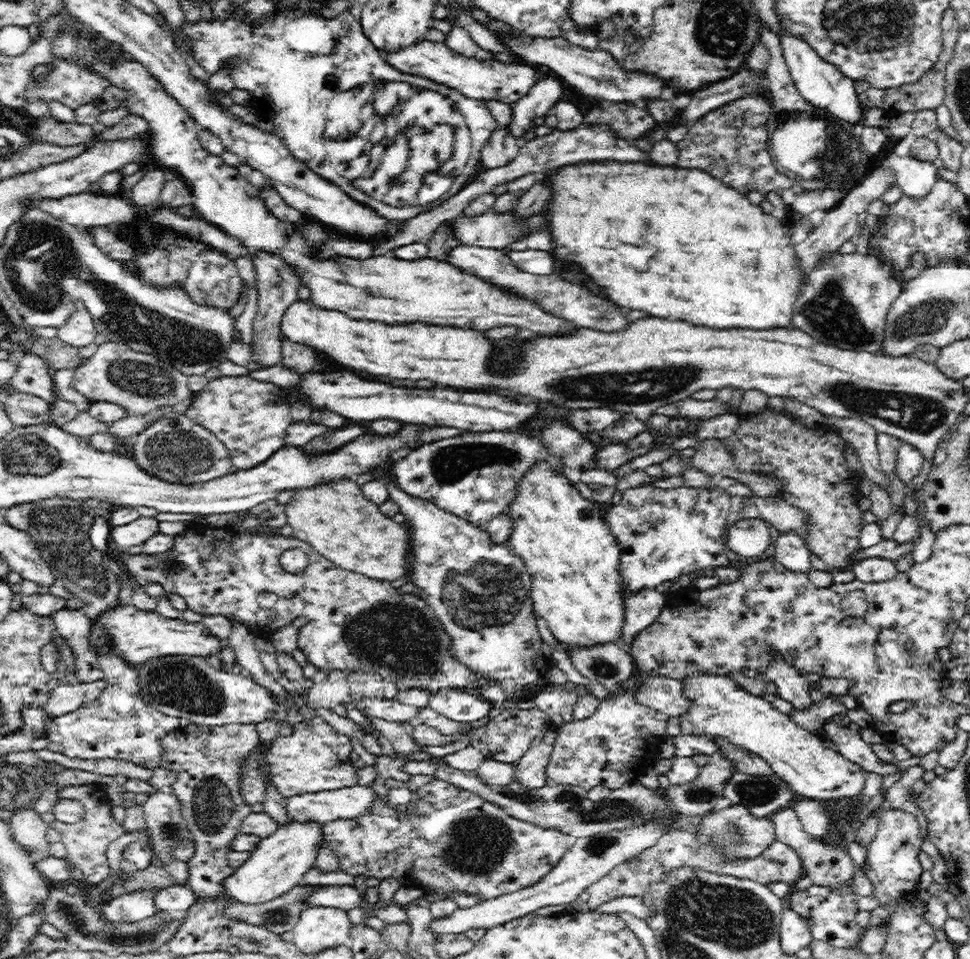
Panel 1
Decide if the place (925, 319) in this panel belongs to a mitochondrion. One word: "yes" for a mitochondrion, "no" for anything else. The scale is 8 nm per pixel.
yes

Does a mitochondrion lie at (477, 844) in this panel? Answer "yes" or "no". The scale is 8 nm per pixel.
yes

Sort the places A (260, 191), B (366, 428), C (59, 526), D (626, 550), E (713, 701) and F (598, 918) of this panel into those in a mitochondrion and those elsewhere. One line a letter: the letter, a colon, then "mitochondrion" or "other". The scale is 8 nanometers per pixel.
A: other
B: other
C: mitochondrion
D: other
E: other
F: other

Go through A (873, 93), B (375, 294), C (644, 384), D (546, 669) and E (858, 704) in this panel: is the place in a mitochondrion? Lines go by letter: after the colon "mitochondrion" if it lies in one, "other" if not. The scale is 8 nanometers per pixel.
A: other
B: mitochondrion
C: mitochondrion
D: other
E: other

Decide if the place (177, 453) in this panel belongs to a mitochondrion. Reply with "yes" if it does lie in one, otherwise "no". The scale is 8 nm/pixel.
yes

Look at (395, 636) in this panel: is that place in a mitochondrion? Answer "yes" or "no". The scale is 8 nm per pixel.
yes

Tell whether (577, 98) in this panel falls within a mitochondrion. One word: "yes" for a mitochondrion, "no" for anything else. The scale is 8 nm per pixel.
no

